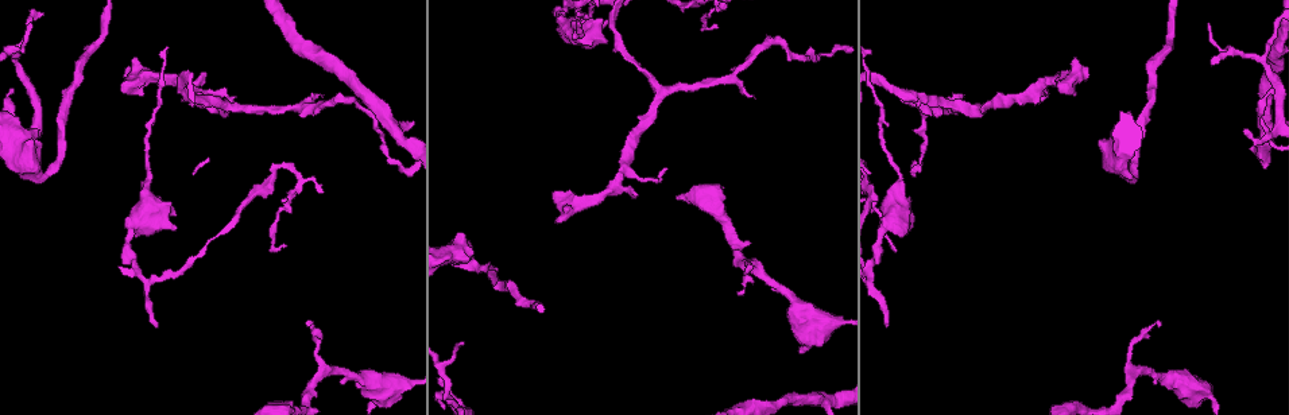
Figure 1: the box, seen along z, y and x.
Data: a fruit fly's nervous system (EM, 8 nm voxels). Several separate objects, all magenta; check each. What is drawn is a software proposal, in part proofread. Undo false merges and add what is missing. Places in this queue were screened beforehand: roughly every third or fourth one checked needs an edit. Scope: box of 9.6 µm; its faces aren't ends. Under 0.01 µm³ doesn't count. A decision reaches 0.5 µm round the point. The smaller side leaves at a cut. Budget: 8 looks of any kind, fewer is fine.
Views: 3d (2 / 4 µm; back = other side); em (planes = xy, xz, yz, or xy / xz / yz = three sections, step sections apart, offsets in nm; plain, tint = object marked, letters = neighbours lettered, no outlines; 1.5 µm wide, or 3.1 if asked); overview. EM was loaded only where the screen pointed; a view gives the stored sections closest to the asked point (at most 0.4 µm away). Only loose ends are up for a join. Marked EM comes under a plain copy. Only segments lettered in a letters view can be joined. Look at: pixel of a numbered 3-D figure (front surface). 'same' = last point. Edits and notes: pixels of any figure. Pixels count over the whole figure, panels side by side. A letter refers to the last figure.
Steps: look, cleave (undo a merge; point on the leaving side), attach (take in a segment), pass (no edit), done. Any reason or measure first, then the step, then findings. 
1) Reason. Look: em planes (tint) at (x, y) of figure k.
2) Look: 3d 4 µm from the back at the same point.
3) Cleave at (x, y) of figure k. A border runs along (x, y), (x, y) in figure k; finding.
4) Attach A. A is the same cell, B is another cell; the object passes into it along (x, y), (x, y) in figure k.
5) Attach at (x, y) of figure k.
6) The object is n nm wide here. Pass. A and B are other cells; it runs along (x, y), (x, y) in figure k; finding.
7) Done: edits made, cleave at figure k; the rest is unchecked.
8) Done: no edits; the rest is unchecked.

Thick turns thin. Look: 3d 2 µm at (877, 239) of figure 1.

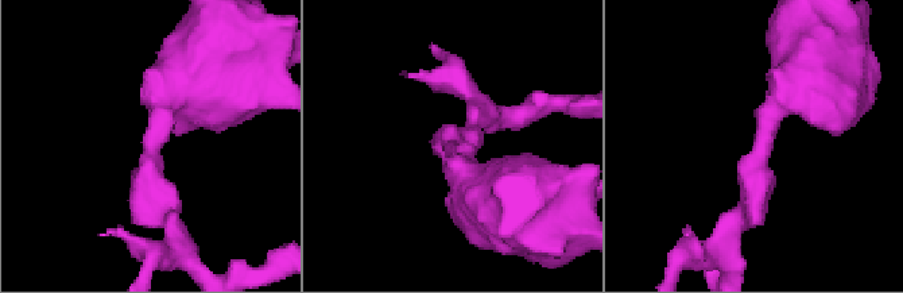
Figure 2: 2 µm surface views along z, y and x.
Look: em yz step 8 (tint) at (458, 150) of figure 2.

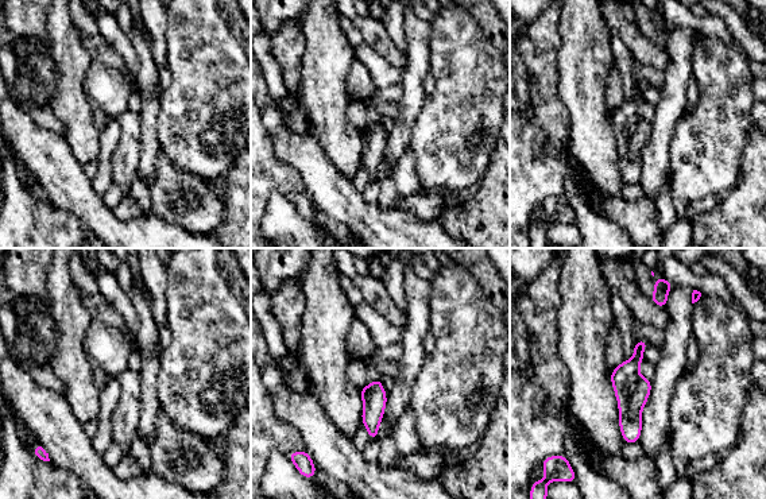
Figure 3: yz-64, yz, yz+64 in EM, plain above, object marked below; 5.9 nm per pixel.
Look: em planes (letters) at the same point.

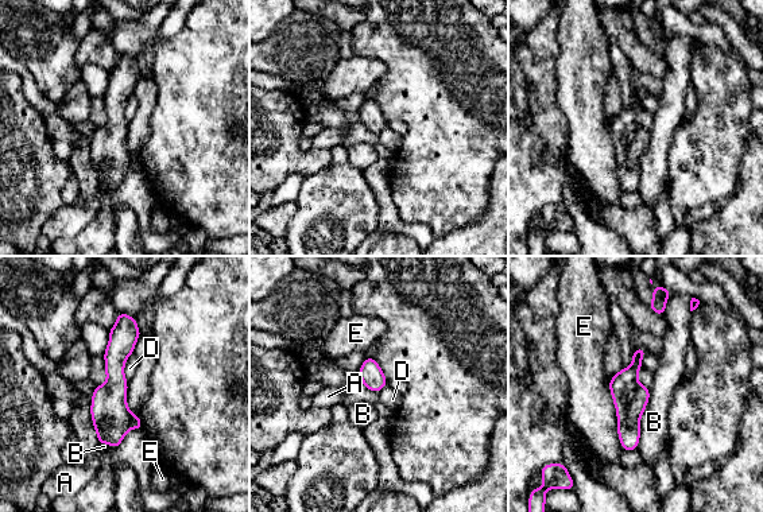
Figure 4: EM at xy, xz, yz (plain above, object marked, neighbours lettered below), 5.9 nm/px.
Pass. A, B, D and E are other cells; it runs along (124, 317), (115, 356), (113, 443) in figure 4; all the same cell.

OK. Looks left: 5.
Tapers out. Look: em xy step 8 (letters) at (156, 327) of figure 1.

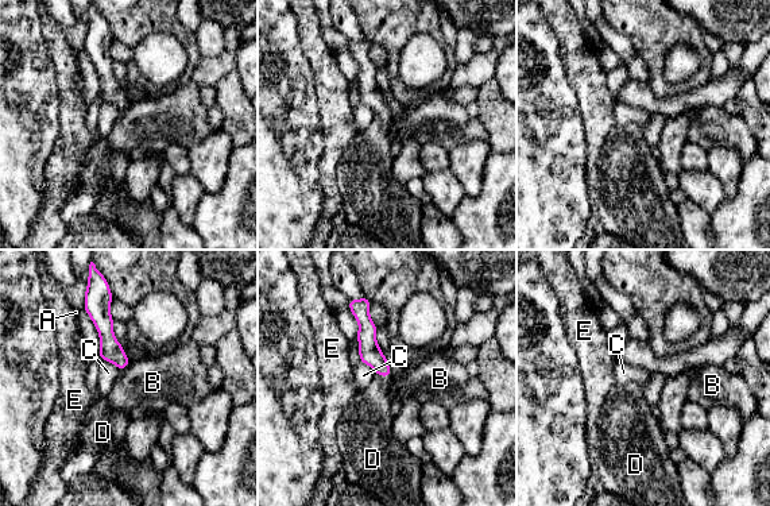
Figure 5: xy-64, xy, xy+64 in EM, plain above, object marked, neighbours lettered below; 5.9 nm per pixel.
Attach D. D is the same cell, A, B, C and E are other cells; the object passes into it along (370, 354), (382, 375), (368, 414) in figure 5; it goes on there.

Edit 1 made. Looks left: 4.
Tapers out. Look: em xz step 4 (letters) at (1160, 321) of figure 1.

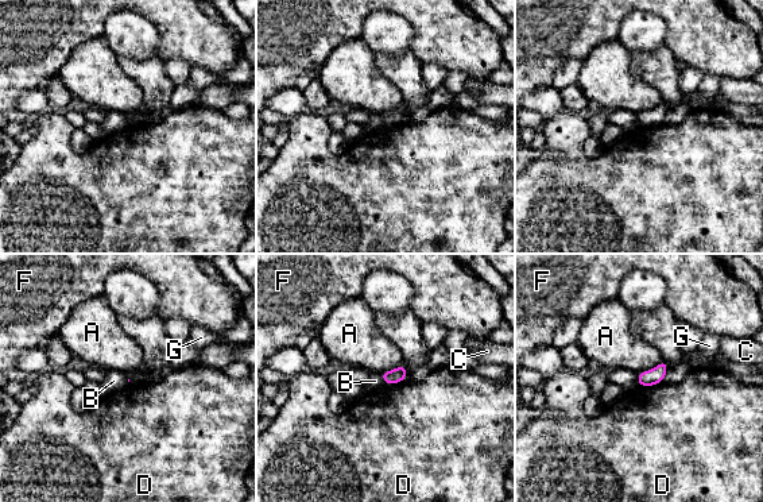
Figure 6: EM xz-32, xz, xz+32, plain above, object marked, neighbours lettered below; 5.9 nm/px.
Another direction. Look: em planes (letters) at the same point.

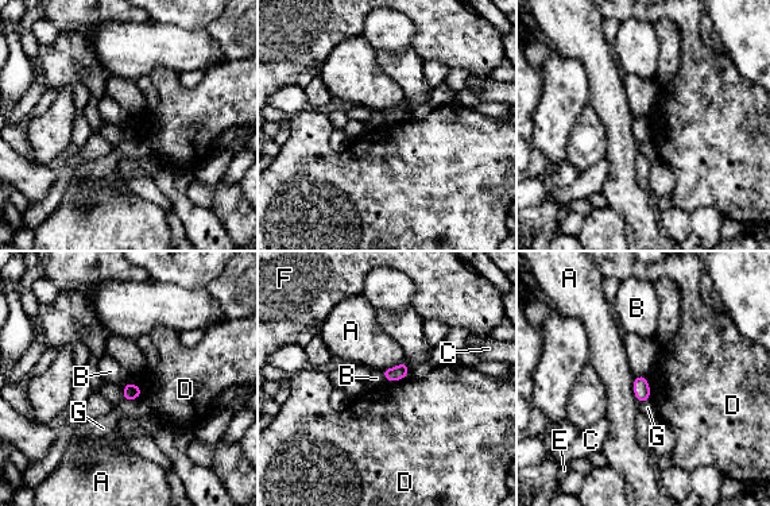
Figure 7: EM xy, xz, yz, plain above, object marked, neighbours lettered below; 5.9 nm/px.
Pass. A, B, C, D, E, F and G are other cells; a border runs along (380, 371), (387, 381) in figure 7; no lettered segment goes on from it.

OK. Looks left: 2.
Done: edits made, attach at figure 5; the rest is unchecked.

